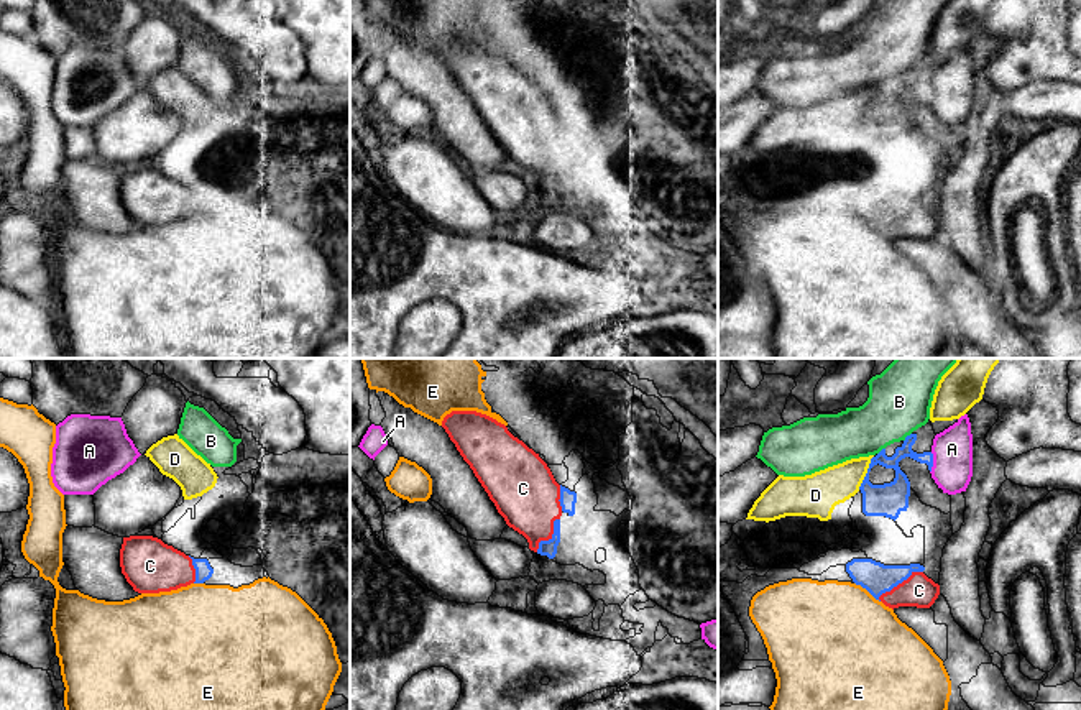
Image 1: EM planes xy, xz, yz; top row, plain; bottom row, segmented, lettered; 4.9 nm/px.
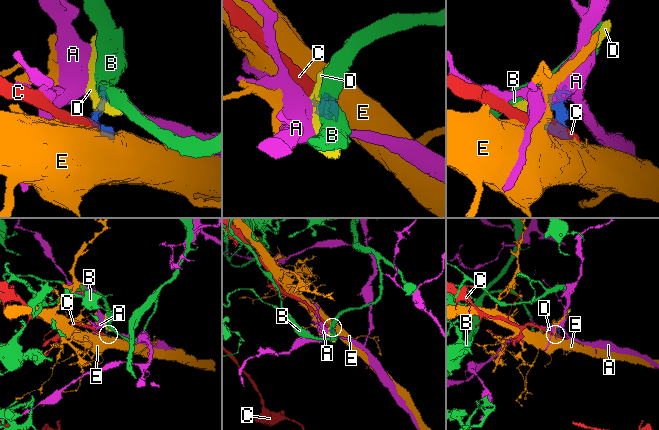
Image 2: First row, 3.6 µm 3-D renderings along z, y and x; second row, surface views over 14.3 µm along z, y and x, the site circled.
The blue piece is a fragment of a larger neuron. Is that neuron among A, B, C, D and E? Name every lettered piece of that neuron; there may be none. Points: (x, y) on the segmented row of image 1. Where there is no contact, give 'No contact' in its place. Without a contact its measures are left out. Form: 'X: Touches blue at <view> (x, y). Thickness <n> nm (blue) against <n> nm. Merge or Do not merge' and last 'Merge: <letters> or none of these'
A: Touches blue at yz (932, 462). Thickness 140 nm (blue) against 200 nm. Do not merge
B: Touches blue at yz (906, 437). Thickness 100 nm (blue) against 300 nm. Do not merge
C: Touches blue at yz (899, 582). Thickness 150 nm (blue) against 160 nm. Merge
D: Touches blue at yz (868, 472). Thickness 160 nm (blue) against 190 nm. Do not merge
E: Touches blue at yz (868, 590). Thickness 150 nm (blue) against 480 nm. Do not merge
Merge: C

